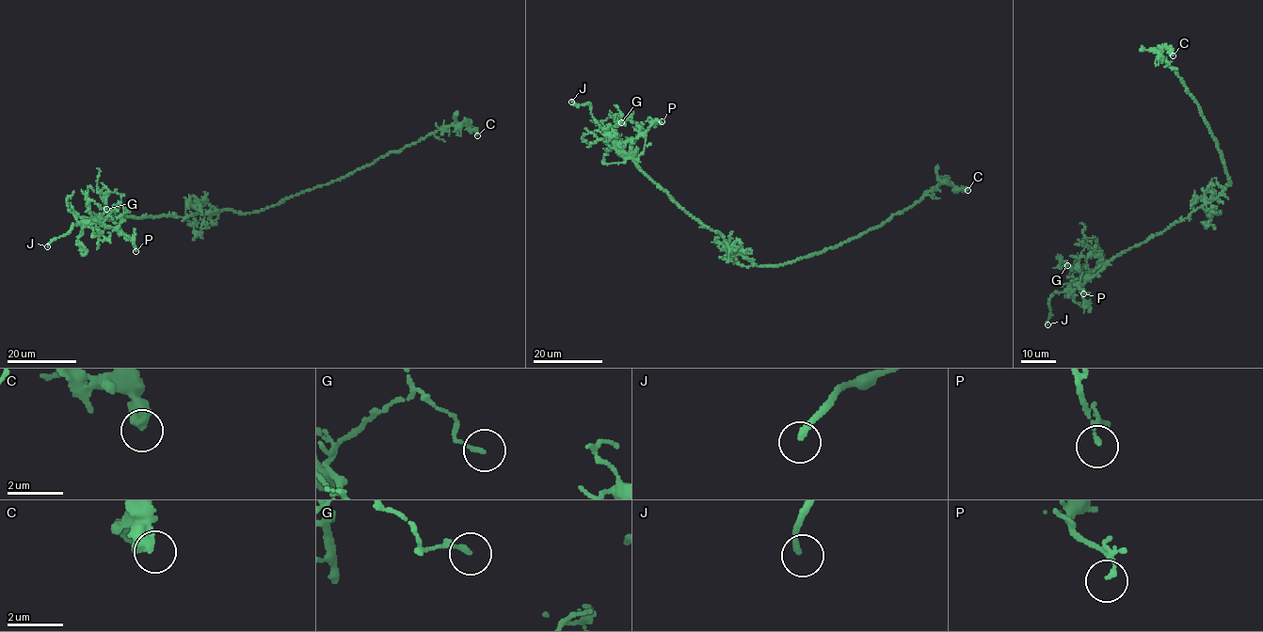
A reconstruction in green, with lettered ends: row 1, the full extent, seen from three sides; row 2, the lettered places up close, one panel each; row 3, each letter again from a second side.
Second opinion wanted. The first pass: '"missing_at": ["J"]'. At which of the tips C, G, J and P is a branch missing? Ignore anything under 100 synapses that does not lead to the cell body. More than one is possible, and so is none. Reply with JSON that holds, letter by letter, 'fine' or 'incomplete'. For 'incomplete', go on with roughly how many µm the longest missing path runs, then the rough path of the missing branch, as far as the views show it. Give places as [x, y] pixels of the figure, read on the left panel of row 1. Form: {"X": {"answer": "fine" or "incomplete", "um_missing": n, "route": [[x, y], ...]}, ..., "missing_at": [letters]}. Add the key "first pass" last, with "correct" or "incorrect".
{"C": {"answer": "fine"}, "G": {"answer": "fine"}, "J": {"answer": "incomplete", "um_missing": 35}, "P": {"answer": "fine"}, "missing_at": ["J"], "first pass": "correct"}

